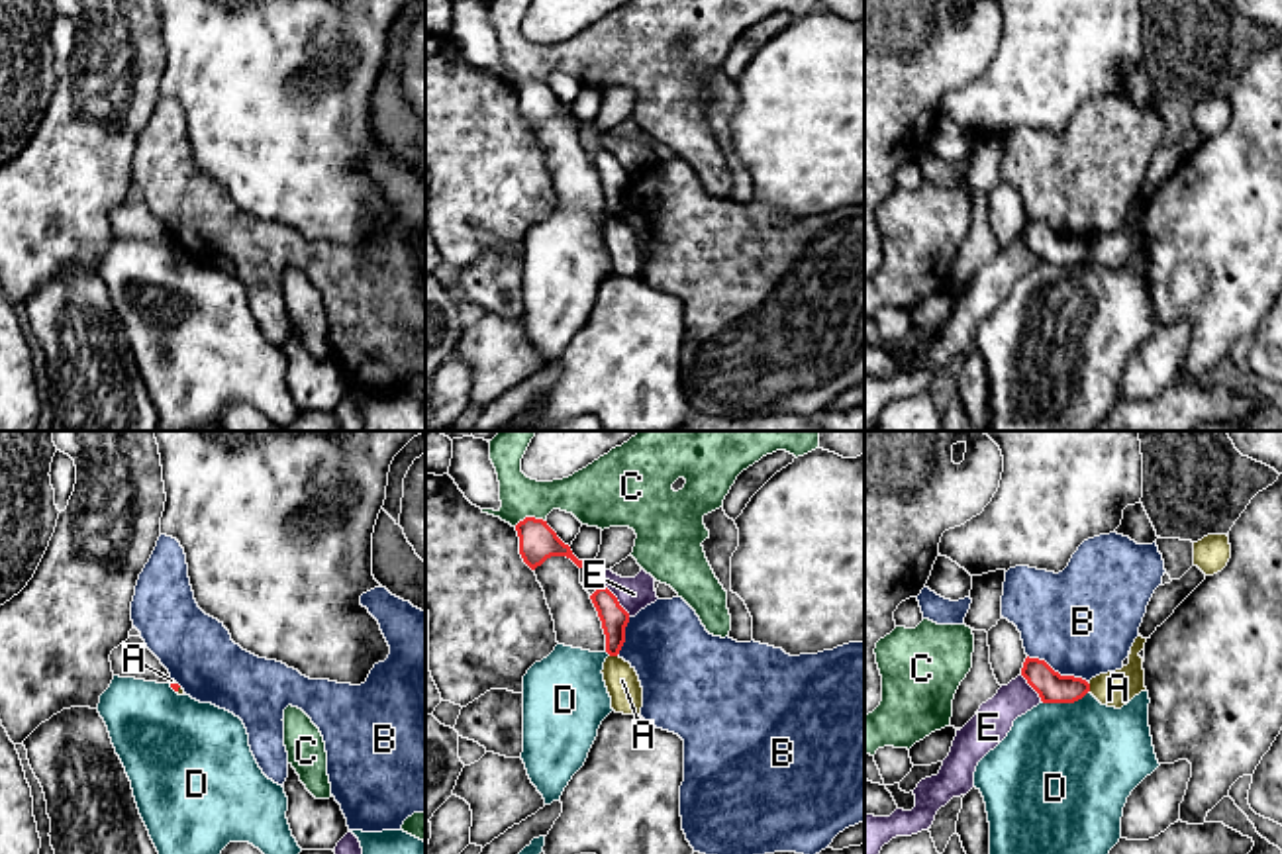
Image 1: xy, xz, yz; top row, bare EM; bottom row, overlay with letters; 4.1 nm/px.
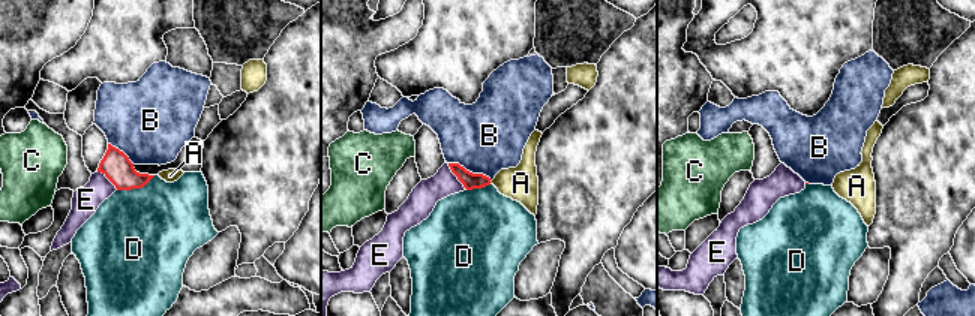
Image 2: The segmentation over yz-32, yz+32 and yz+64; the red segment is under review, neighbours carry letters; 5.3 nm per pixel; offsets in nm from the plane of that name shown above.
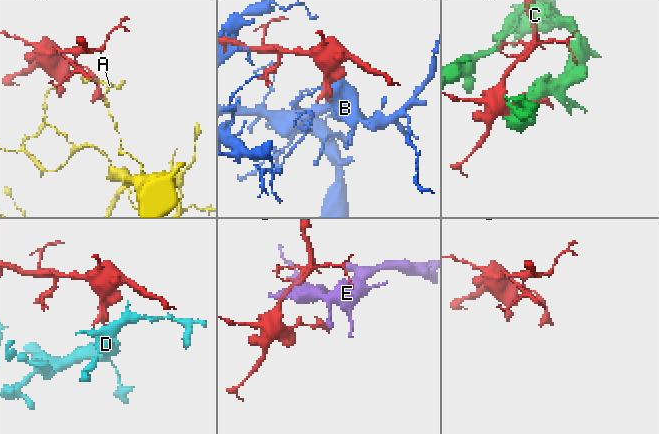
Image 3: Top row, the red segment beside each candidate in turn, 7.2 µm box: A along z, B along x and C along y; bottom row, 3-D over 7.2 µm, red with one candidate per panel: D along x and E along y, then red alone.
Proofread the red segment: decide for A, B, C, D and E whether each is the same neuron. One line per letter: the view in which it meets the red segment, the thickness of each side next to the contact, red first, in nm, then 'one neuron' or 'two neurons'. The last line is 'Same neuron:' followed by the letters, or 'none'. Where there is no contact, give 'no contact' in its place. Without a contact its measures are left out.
A: contact in yz; calibres 130 and 150 nm; two neurons
B: contact in yz; calibres 130 and 460 nm; two neurons
C: contact in xz; calibres 160 and 190 nm; two neurons
D: contact in yz; calibres 130 and 500 nm; two neurons
E: contact in xz; calibres 110 and 140 nm; two neurons
Same neuron: none

